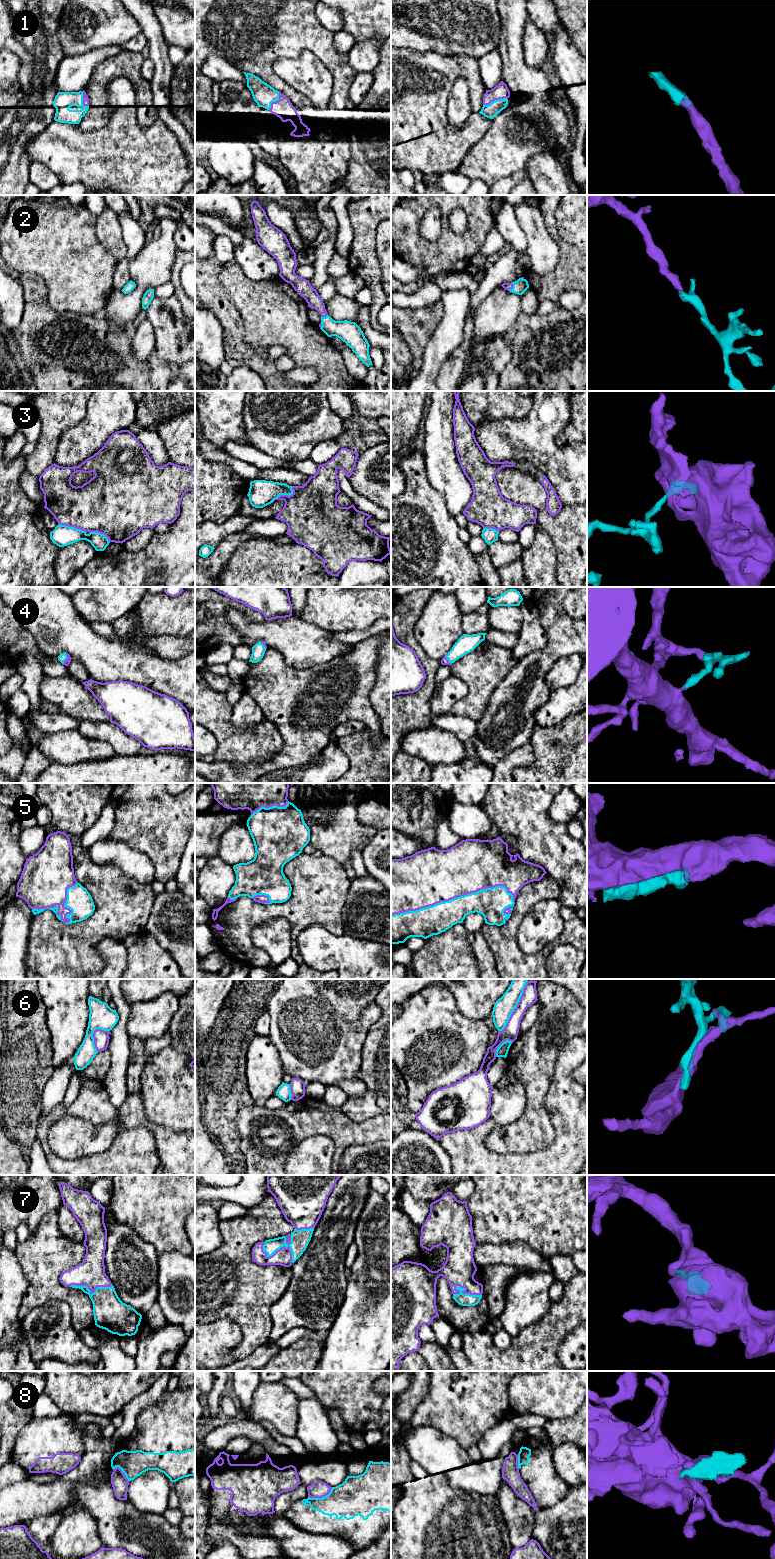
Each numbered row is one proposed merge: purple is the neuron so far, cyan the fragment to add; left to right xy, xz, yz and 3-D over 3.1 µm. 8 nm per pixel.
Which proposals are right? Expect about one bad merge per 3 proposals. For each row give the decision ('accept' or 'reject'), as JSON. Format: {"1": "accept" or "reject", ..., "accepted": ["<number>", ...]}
{"1": "accept", "2": "accept", "3": "reject", "4": "accept", "5": "accept", "6": "reject", "7": "accept", "8": "reject", "accepted": ["1", "2", "4", "5", "7"]}

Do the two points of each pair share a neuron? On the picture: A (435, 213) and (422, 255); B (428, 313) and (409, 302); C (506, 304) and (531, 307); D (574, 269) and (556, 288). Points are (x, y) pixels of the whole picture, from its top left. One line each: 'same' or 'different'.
A: different
B: different
C: different
D: same

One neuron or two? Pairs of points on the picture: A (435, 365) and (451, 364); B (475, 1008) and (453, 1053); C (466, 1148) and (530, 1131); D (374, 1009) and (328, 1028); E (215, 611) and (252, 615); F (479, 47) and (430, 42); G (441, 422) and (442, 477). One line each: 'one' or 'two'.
A: two
B: two
C: two
D: one
E: one
F: one
G: one

